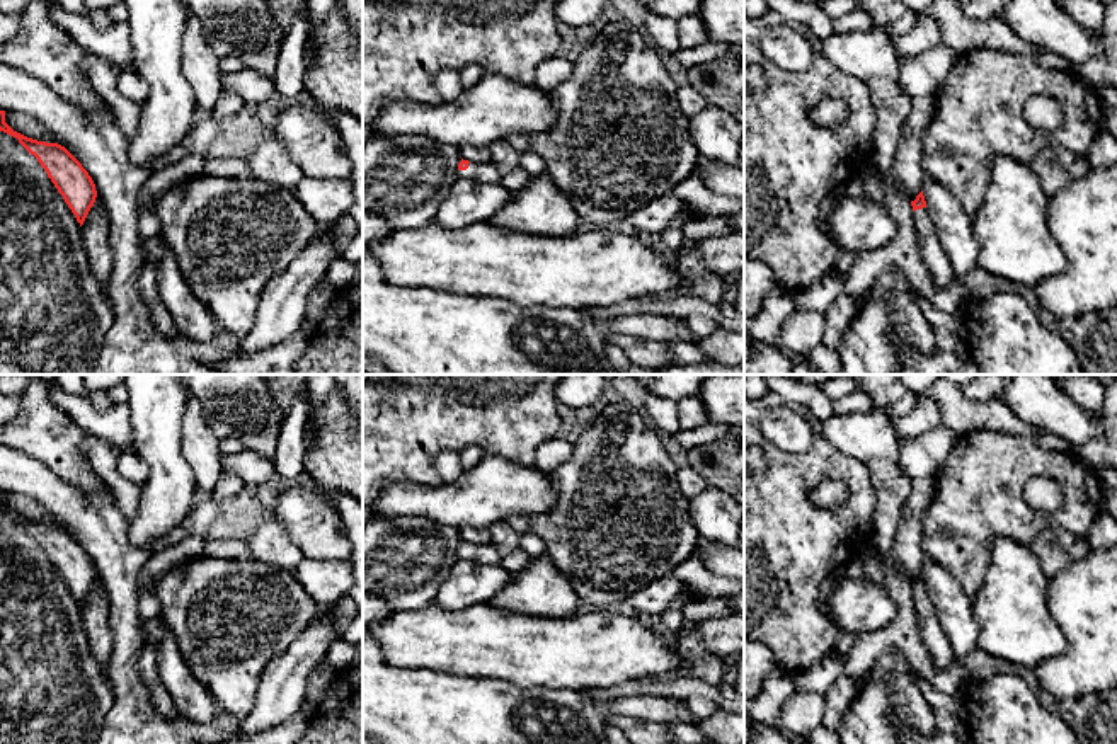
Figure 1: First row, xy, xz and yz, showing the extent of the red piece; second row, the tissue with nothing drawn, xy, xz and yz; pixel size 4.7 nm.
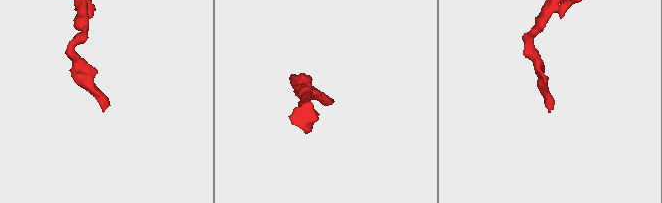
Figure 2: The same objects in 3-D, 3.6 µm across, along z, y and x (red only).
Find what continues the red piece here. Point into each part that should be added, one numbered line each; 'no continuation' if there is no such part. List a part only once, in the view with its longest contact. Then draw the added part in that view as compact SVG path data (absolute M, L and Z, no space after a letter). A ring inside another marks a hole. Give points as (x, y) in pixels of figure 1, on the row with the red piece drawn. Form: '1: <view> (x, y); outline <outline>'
1: xz (482, 172); outline M492 162L489 163L468 163L467 170L458 170L458 179L470 179L482 184L501 182L502 175Z

